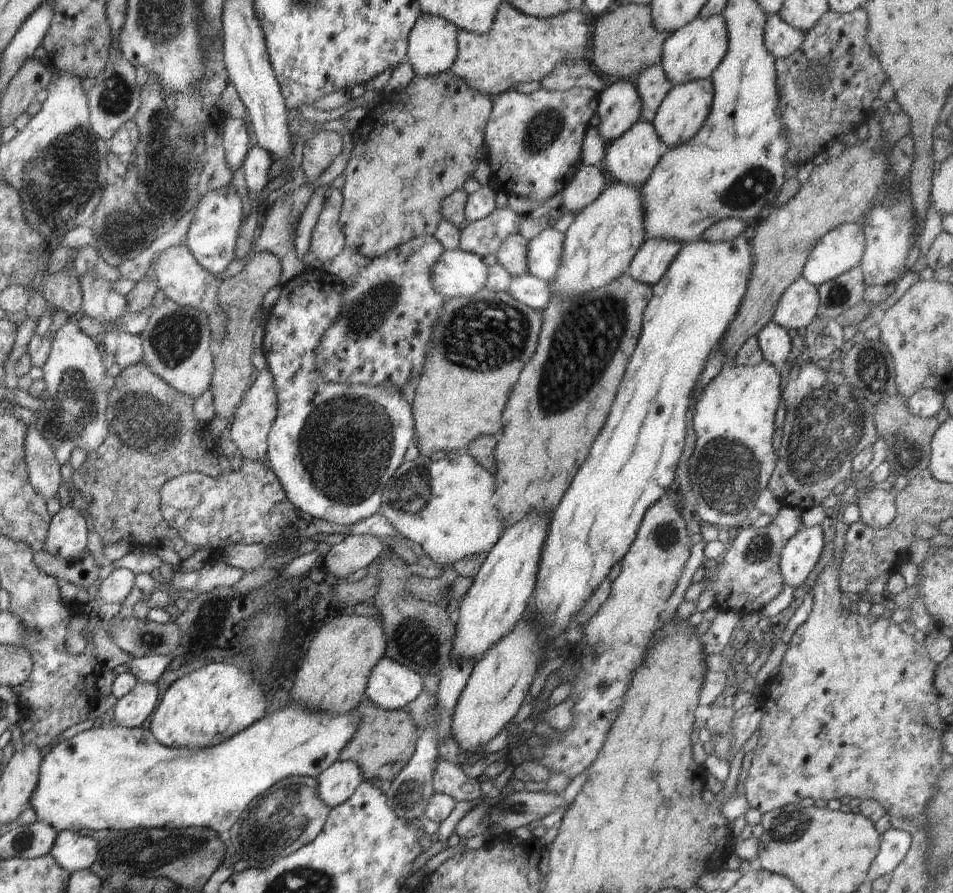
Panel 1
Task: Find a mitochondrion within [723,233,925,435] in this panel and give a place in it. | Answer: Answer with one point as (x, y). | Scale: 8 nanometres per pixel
(874, 374)

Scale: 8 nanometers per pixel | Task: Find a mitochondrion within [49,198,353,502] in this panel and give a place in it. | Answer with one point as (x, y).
(141, 420)

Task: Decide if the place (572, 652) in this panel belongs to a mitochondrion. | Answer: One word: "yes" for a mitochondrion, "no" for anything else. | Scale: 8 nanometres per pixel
no

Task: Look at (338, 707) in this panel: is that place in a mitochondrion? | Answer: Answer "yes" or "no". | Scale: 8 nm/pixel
no

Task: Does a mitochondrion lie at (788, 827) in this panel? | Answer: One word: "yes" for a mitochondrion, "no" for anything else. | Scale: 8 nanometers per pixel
yes

